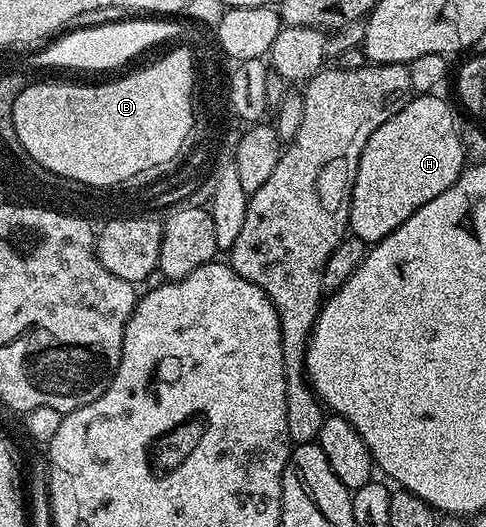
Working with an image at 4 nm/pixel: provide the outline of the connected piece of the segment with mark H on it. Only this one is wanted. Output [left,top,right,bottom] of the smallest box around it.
[349,95,466,243]

